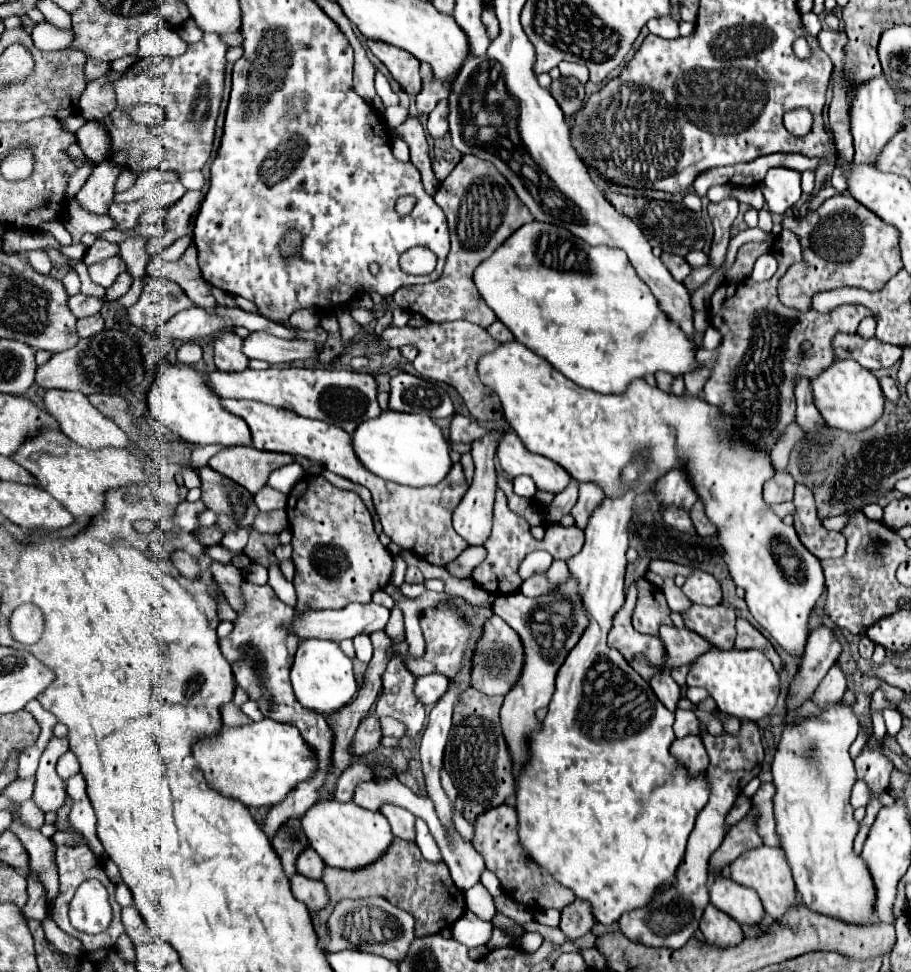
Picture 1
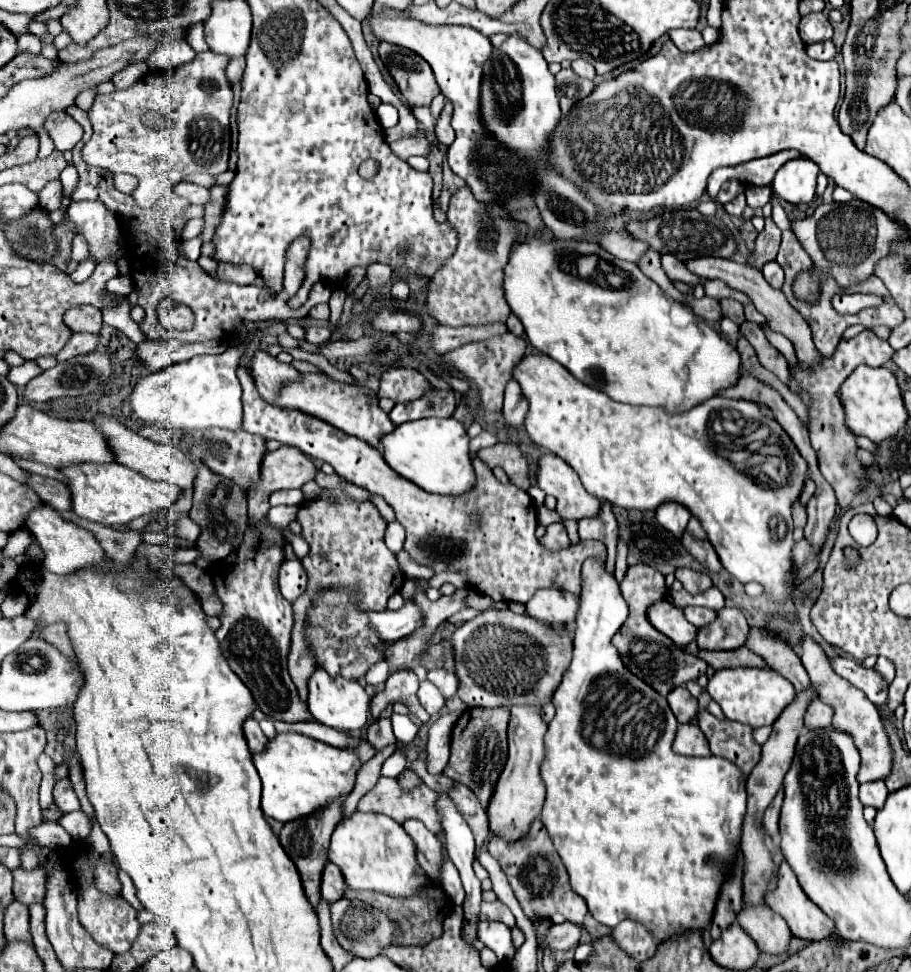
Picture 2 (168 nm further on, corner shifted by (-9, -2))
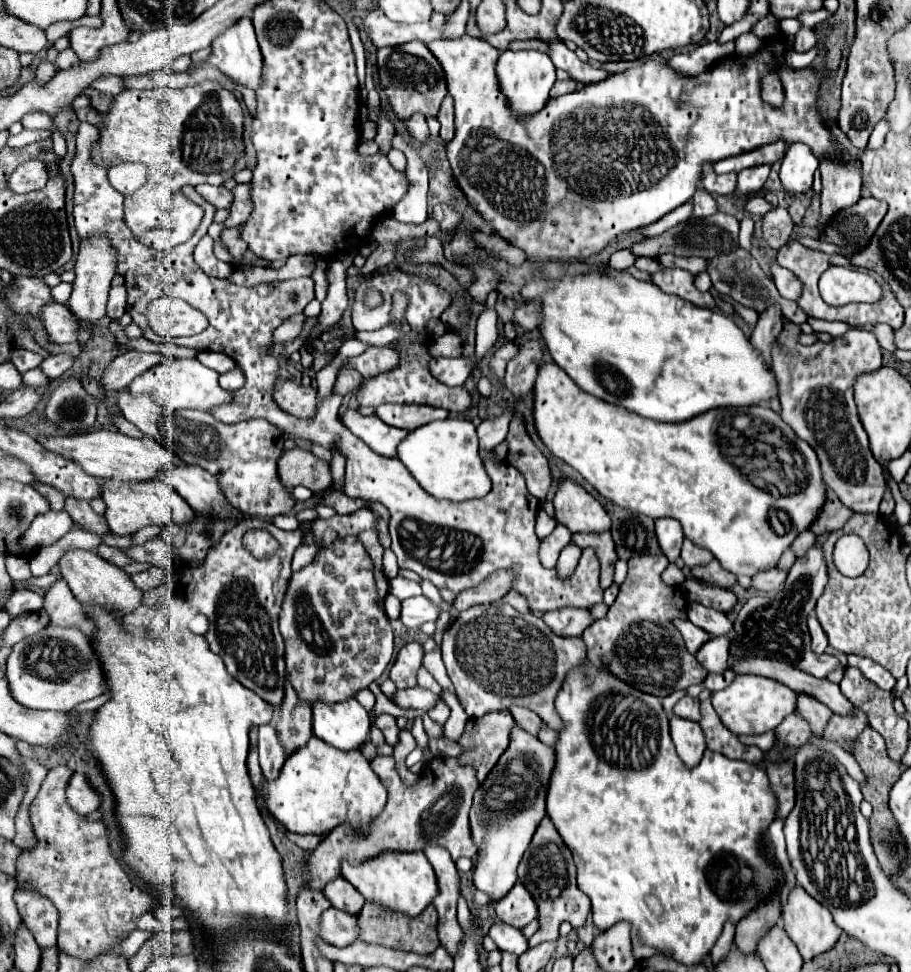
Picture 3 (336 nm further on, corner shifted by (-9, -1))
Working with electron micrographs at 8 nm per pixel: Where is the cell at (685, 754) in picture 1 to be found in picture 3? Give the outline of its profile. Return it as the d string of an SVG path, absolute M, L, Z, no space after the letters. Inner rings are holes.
M672 717L670 735L672 735L676 753L682 759L682 763L688 769L694 769L706 751L706 737L704 737L700 725L694 721L688 721L688 719Z

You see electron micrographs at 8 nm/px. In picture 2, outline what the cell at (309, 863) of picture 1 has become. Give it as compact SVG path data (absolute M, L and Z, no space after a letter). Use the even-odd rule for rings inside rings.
M328 862L326 868L324 868L324 874L322 874L322 898L332 904L332 902L336 902L336 900L340 900L344 896L346 888L348 886L346 886L338 866Z

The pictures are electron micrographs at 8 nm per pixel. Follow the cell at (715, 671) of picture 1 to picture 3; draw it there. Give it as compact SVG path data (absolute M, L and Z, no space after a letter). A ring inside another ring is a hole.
M736 675L734 681L722 689L712 693L712 705L722 719L722 723L738 735L760 735L770 729L776 729L784 717L794 713L796 709L796 691L790 687L758 675Z

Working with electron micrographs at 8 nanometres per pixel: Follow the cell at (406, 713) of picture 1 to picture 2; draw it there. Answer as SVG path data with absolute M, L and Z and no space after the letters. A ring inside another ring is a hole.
M404 668L404 670L398 670L398 672L390 674L388 680L386 680L384 692L376 694L371 700L370 711L372 716L373 712L379 713L378 711L382 711L390 702L398 702L400 700L400 702L404 702L410 708L412 714L416 714L426 724L430 720L430 716L420 706L420 702L416 698L416 690L418 690L418 678L416 678L416 674L412 670Z

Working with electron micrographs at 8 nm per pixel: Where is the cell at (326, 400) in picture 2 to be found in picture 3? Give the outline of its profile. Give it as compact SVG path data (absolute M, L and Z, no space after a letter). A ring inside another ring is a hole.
M346 409L342 423L360 437L372 451L384 457L396 457L398 443L408 435L404 429L386 425L380 417L364 417L358 409Z

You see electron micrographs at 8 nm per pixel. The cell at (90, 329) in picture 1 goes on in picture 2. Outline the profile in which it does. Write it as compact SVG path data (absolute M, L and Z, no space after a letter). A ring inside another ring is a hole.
M72 334L72 338L62 348L62 352L56 356L56 360L64 362L64 360L70 360L74 356L88 354L96 348L96 344L98 344L98 334Z

